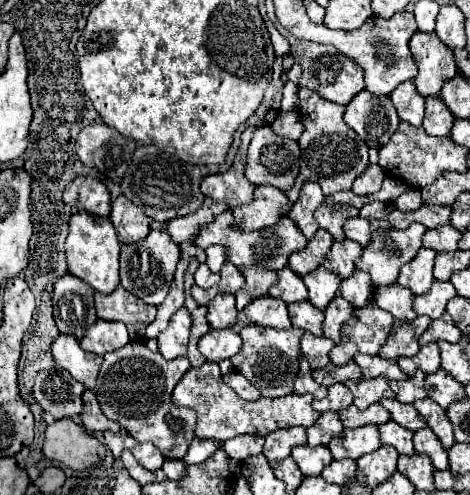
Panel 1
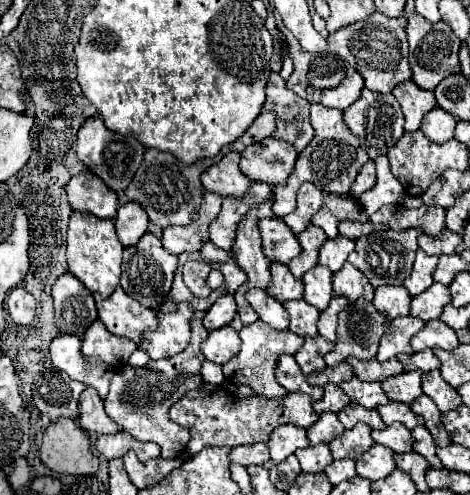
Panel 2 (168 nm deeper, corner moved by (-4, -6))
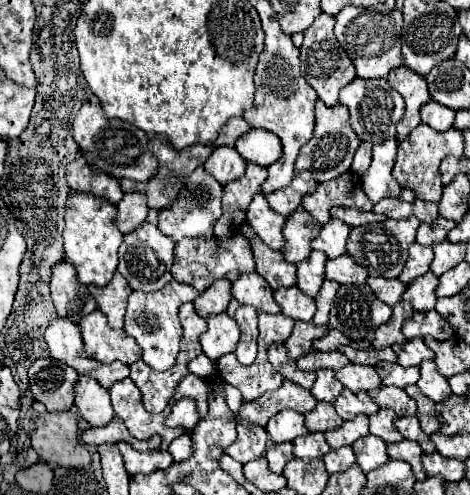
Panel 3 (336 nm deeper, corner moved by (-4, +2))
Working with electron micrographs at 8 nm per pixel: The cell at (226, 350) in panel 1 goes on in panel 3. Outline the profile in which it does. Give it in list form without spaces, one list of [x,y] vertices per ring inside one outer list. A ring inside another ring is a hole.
[[[226,312],[214,314],[208,318],[208,330],[200,336],[202,352],[210,360],[218,360],[220,356],[232,352],[240,340],[240,330],[234,318]]]

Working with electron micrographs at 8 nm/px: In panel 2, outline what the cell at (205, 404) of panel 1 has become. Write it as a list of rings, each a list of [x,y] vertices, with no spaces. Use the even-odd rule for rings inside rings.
[[[220,386],[216,388],[196,388],[186,392],[176,404],[172,404],[168,418],[190,430],[192,440],[188,442],[188,452],[198,454],[206,446],[238,446],[268,442],[274,428],[282,424],[296,424],[300,428],[310,428],[318,414],[312,408],[312,400],[300,392],[288,394],[284,400],[266,400],[262,396],[238,398]]]

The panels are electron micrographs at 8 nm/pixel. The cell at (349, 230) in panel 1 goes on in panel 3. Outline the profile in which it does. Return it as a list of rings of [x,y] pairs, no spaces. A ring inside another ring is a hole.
[[[332,208],[330,214],[332,214],[332,218],[344,220],[350,228],[362,226],[362,224],[368,224],[368,222],[376,220],[374,212],[364,212],[364,210],[358,210],[358,208]]]

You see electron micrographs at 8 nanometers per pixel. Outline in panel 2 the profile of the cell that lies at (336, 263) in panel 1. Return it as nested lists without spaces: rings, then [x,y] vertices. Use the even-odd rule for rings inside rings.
[[[344,236],[326,240],[324,248],[320,248],[320,264],[328,266],[332,272],[338,272],[352,250],[354,250],[354,242]]]

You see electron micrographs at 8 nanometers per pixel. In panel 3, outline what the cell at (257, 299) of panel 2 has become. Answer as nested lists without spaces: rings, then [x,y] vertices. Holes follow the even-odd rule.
[[[244,272],[236,282],[232,282],[232,296],[244,304],[254,306],[266,314],[278,314],[280,306],[272,300],[272,288],[258,272]]]

